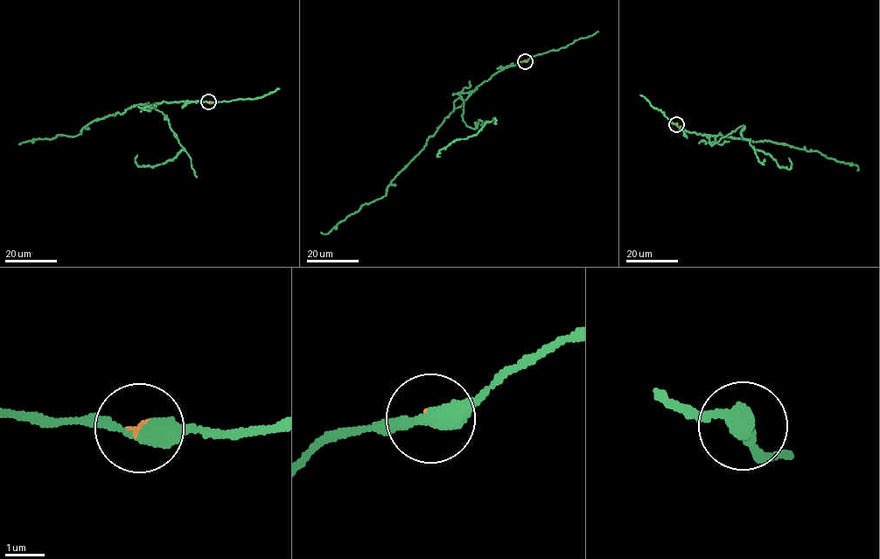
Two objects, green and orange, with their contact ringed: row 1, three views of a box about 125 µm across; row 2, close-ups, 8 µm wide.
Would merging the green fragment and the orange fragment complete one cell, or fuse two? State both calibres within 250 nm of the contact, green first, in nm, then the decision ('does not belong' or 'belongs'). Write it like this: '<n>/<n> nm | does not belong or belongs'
380/80 nm | does not belong

